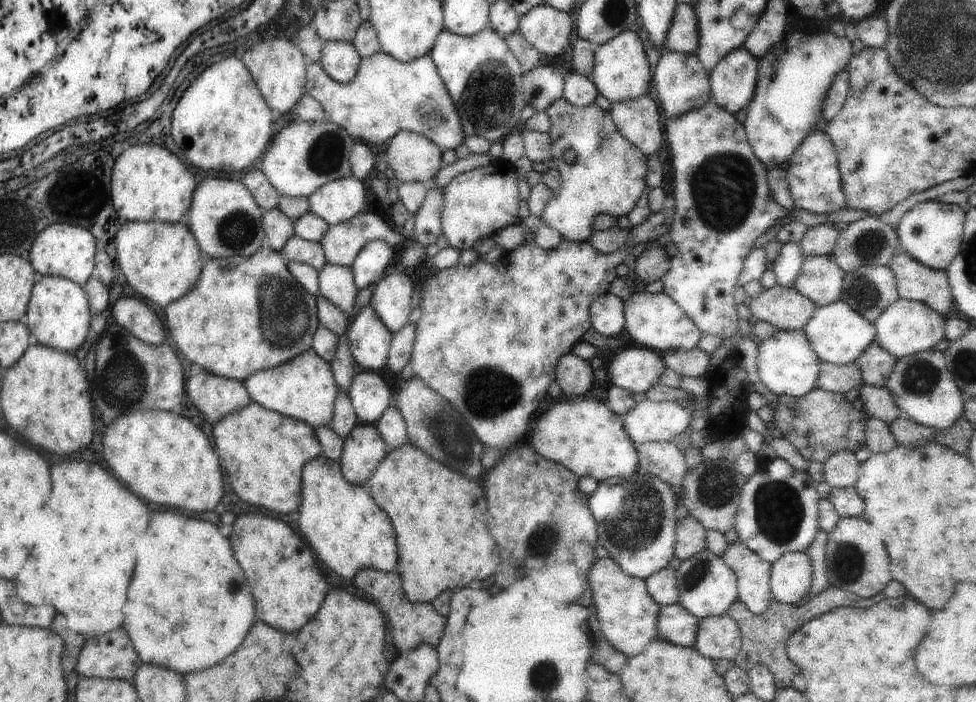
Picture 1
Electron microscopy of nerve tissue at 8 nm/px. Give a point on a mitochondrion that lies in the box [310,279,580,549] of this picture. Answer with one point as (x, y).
(491, 392)

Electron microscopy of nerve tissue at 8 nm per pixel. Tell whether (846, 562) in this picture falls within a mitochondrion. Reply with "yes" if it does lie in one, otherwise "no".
yes

